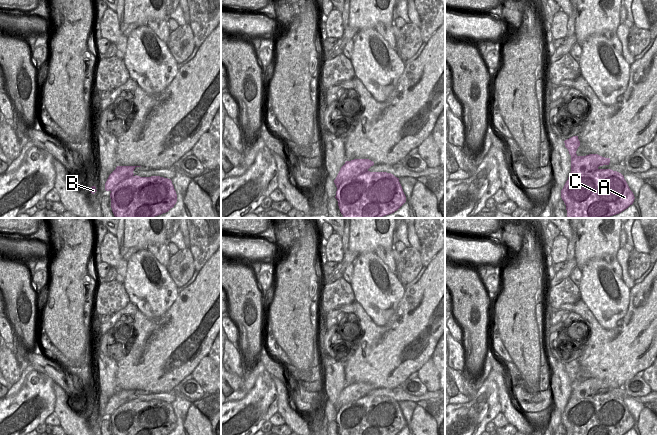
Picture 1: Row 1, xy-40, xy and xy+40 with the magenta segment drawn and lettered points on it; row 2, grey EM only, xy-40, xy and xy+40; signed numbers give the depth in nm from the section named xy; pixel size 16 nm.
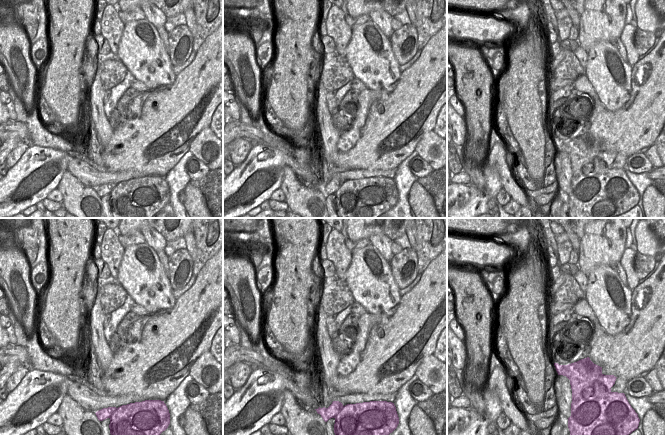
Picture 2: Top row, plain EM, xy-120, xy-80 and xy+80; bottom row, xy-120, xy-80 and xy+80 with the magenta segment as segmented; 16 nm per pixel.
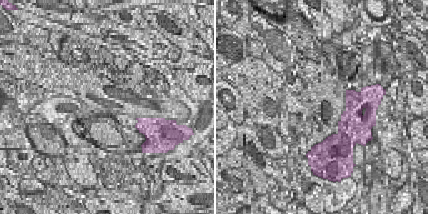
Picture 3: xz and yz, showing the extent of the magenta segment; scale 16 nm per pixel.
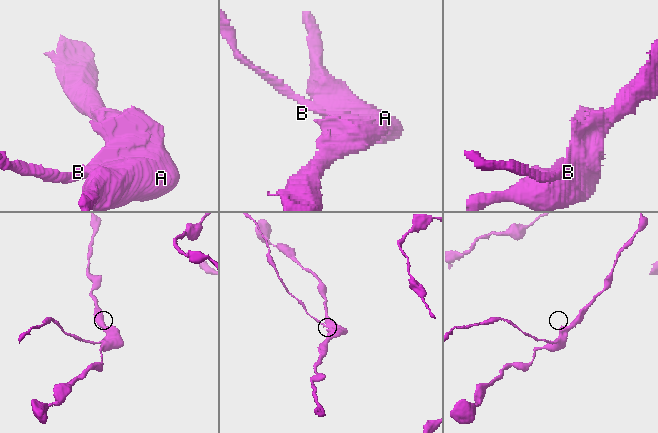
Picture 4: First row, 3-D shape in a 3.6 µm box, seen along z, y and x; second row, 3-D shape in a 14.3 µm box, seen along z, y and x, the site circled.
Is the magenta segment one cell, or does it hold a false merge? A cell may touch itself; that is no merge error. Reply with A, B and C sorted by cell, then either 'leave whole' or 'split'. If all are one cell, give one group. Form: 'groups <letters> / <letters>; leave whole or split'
groups A C / B; split

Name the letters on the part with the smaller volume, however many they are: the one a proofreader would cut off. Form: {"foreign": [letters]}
{"foreign": ["B"]}

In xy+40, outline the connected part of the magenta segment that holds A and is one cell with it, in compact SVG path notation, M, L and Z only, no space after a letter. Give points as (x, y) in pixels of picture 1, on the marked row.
M578 136L564 143L571 155L571 172L561 190L567 218L608 218L633 204L635 197L624 176L611 169L598 168L609 165L610 158L598 154L578 156Z

